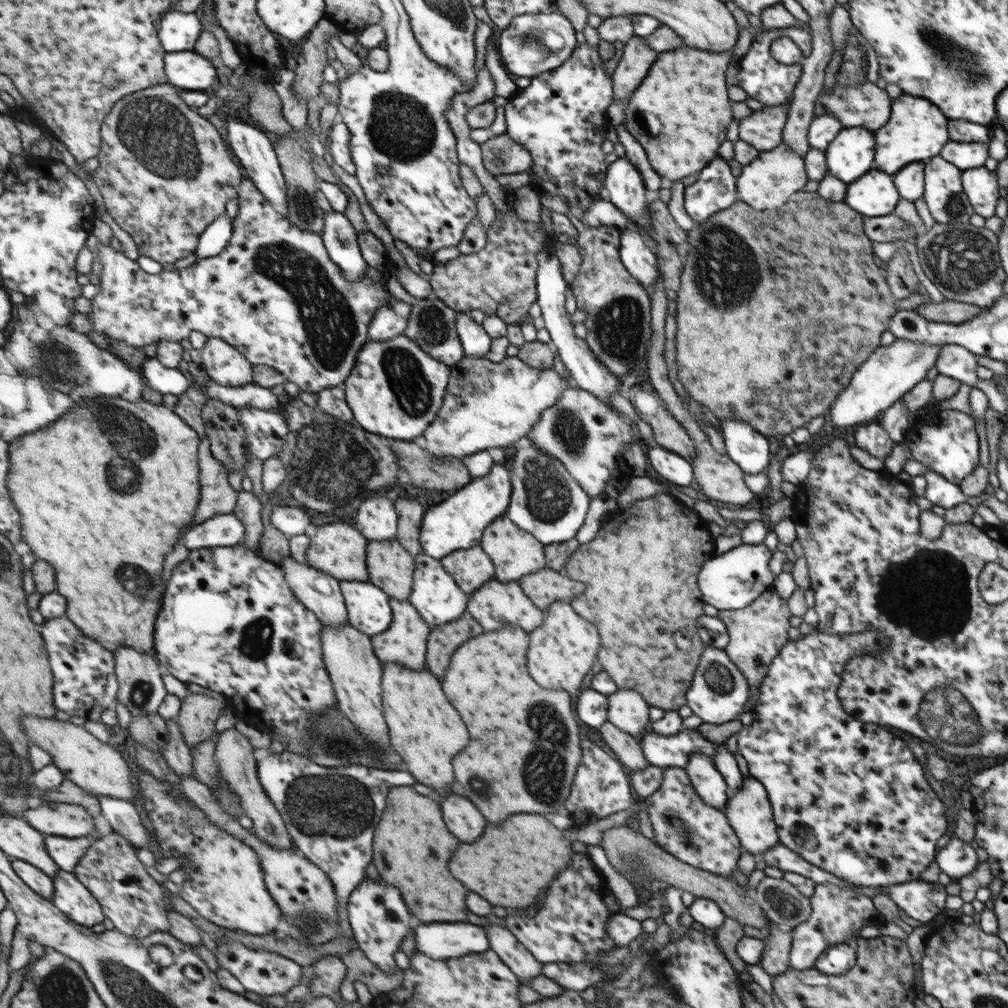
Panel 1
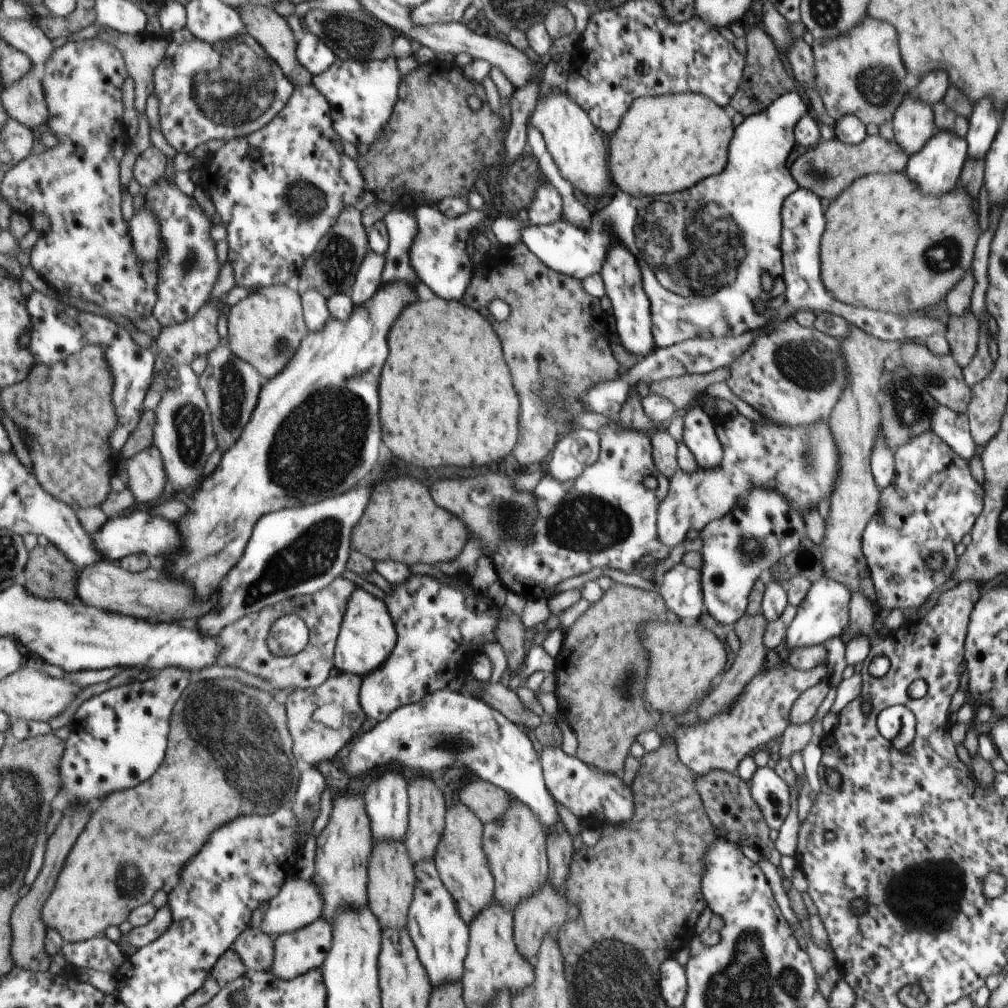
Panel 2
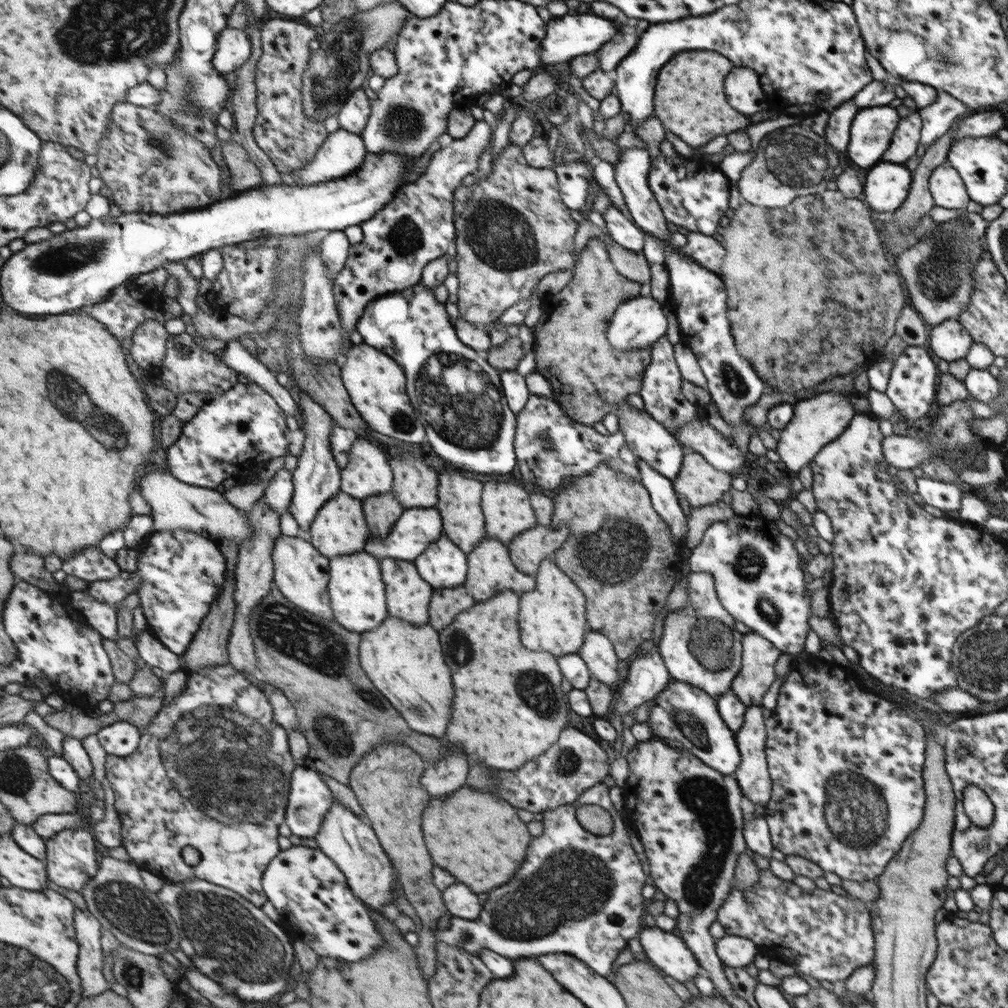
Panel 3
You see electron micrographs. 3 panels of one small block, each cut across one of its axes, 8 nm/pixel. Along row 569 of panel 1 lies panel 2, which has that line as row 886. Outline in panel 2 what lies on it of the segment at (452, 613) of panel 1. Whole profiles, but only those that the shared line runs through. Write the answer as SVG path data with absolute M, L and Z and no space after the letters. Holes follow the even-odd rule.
M435 860L420 861L415 864L415 877L418 879L415 884L414 900L411 902L410 912L407 914L407 930L411 934L411 938L418 948L419 958L427 968L428 975L431 978L432 987L435 985L444 986L444 984L452 984L458 982L463 977L464 959L467 955L469 942L469 926L458 914L456 908L455 896L450 890L446 890L446 886L440 880L438 868L436 868Z

